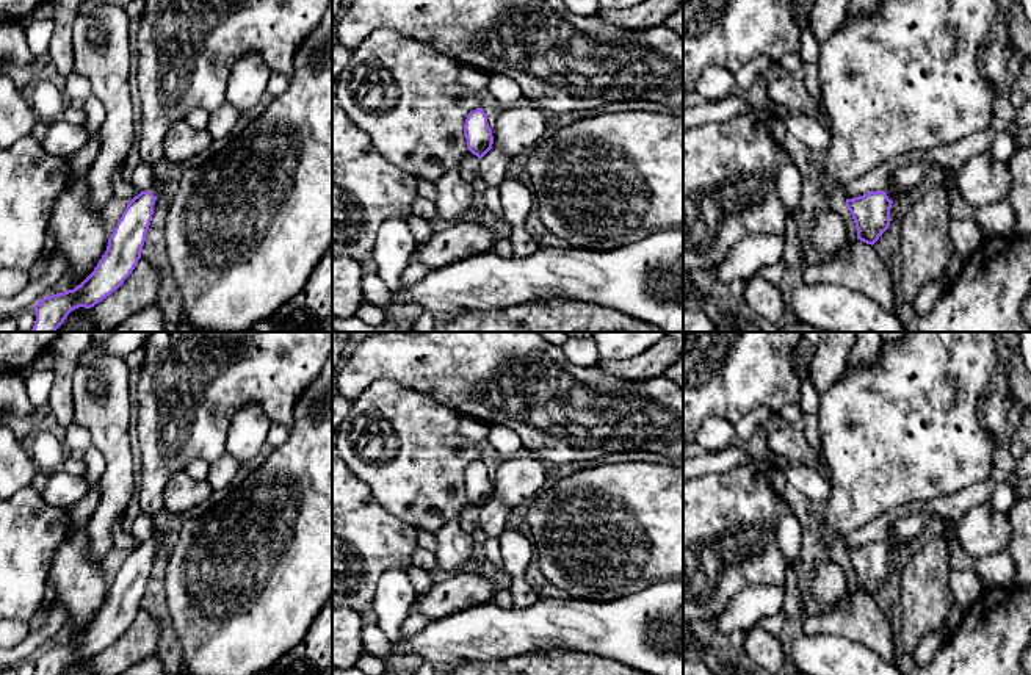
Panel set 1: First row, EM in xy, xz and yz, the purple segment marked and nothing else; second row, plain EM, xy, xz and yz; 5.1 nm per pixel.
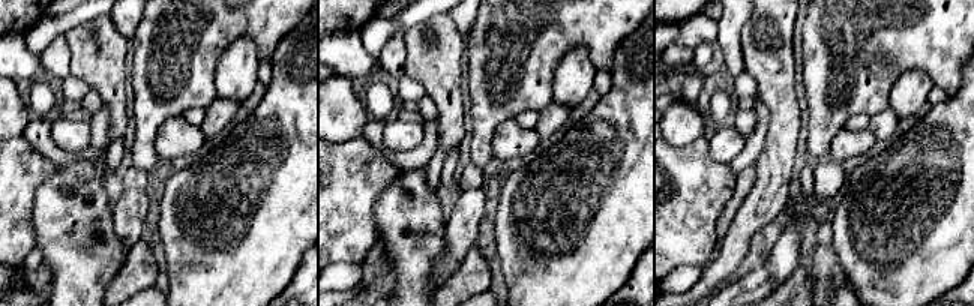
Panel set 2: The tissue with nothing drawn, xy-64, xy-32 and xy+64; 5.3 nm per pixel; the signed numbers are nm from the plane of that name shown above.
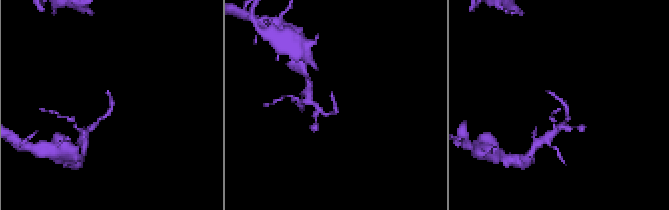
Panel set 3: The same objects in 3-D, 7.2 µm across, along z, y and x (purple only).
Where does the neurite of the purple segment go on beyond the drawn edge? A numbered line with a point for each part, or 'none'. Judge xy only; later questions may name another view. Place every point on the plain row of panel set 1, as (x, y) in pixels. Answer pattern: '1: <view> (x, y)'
1: xy (159, 534)

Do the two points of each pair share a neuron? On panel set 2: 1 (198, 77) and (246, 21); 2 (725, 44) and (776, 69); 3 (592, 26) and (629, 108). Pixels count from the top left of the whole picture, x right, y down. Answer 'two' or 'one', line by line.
1: one
2: two
3: two

